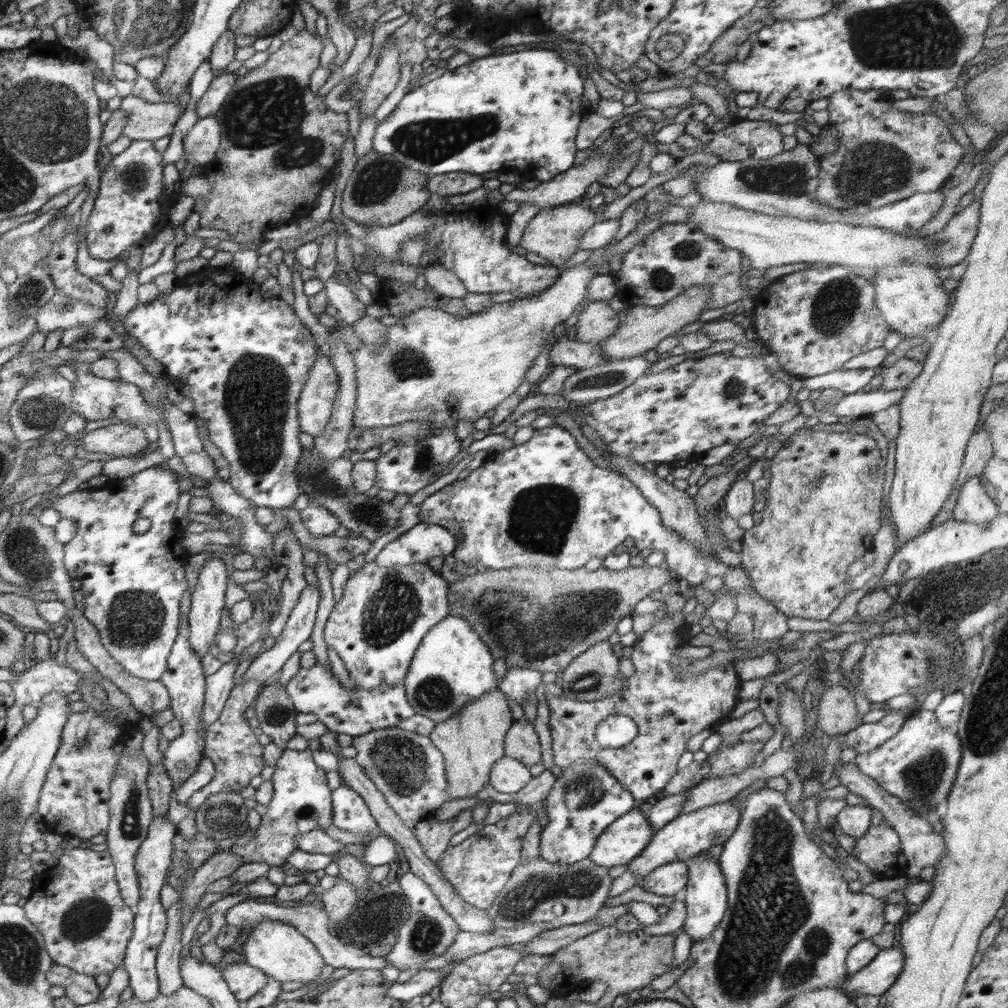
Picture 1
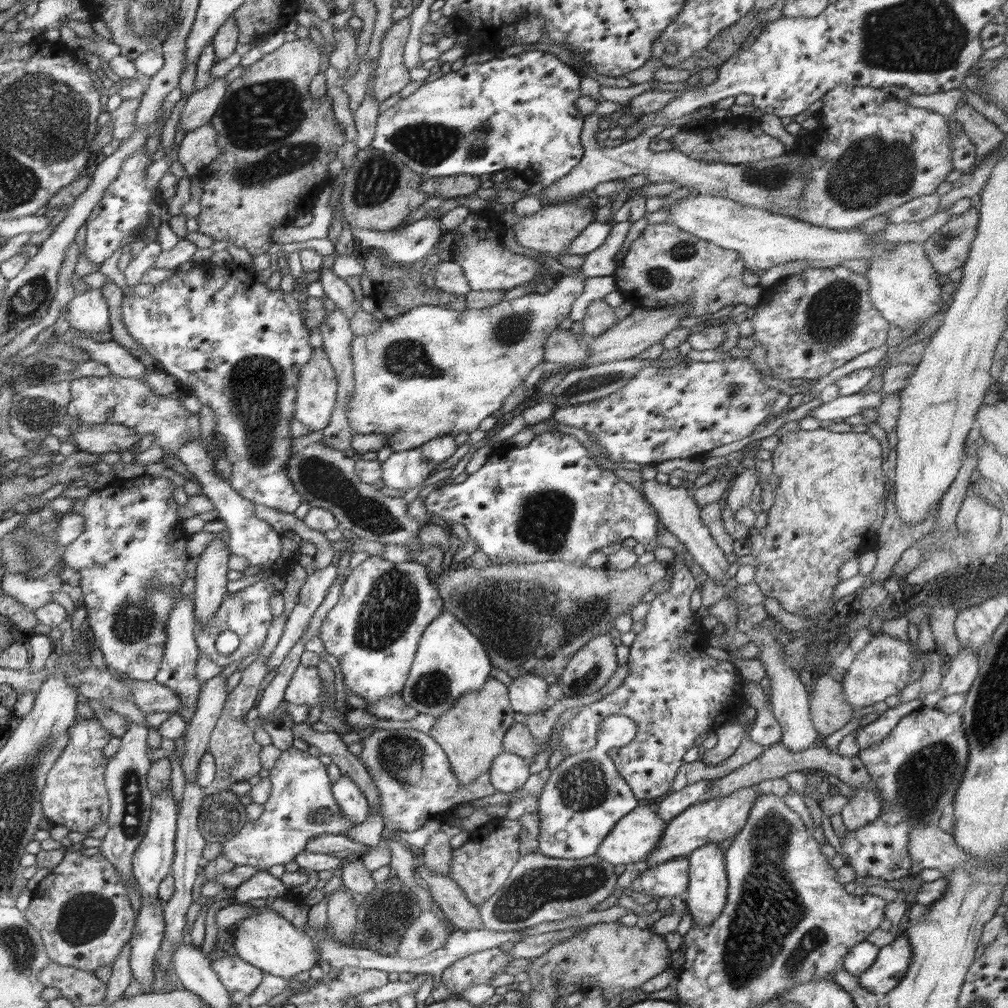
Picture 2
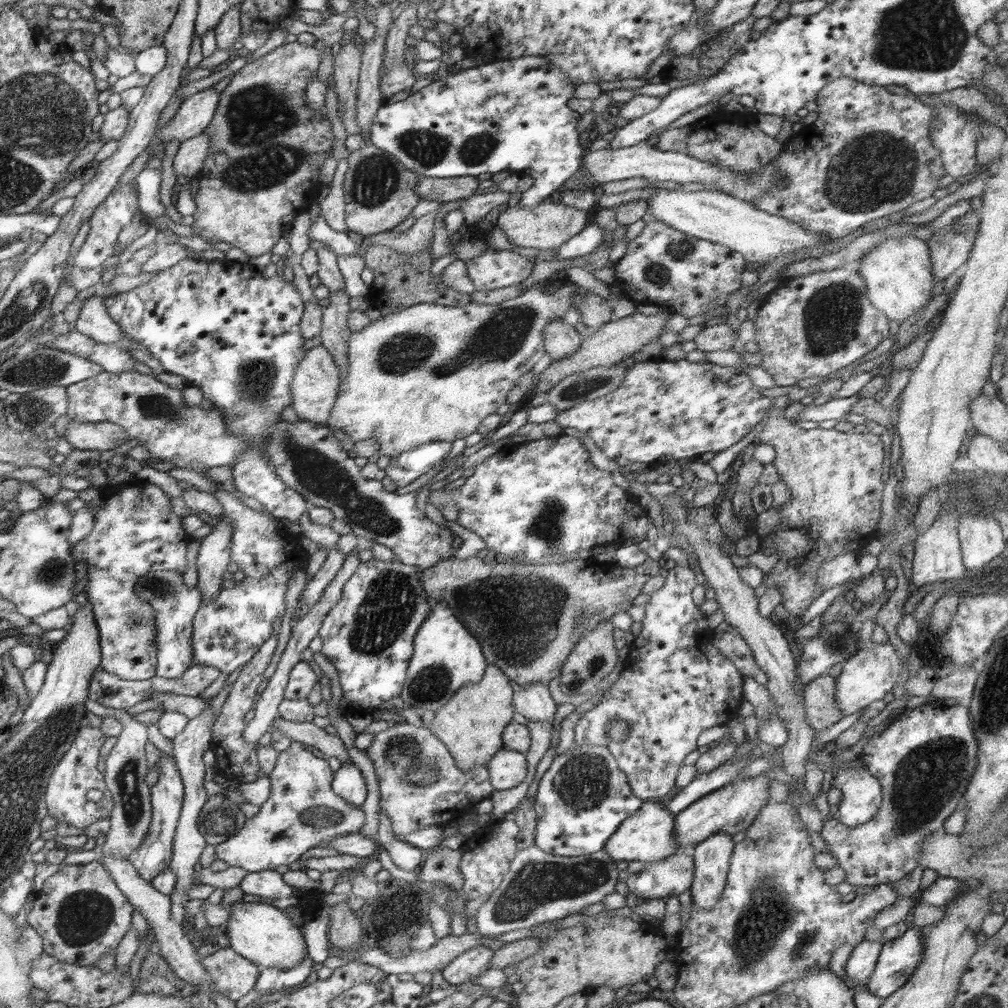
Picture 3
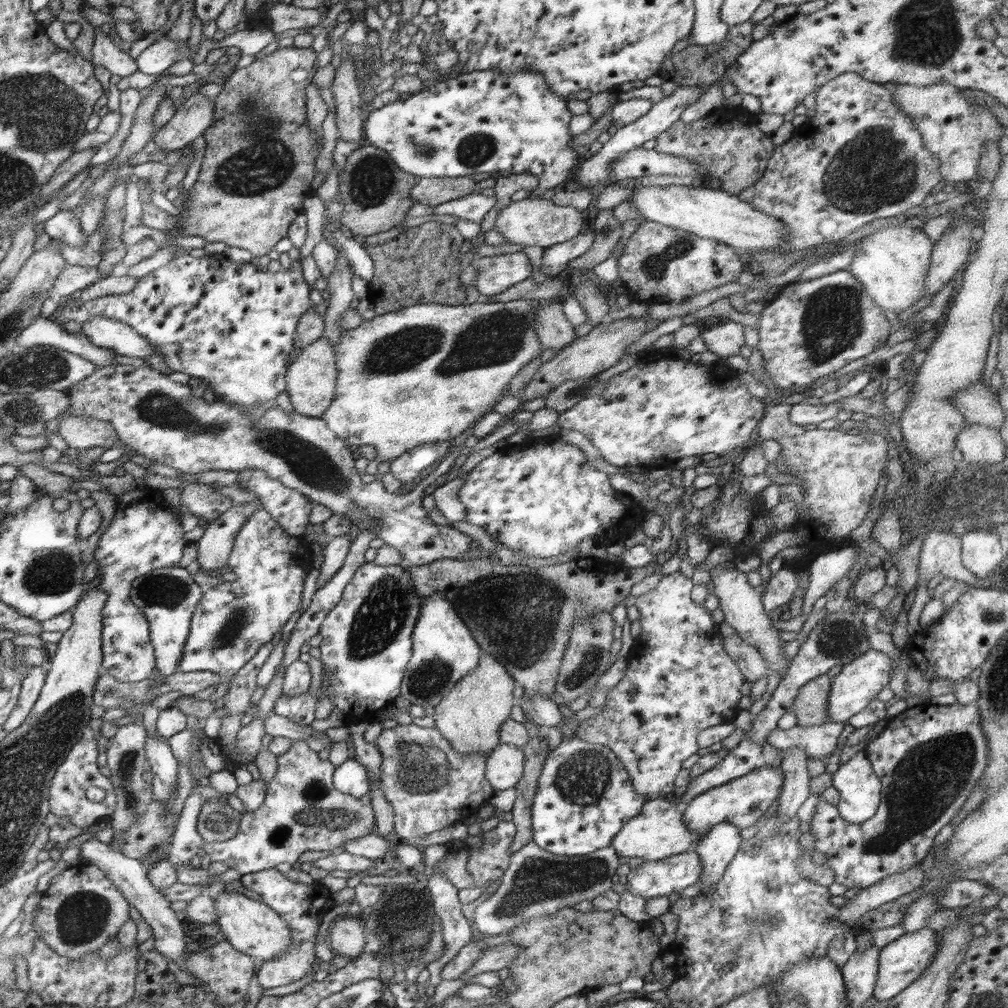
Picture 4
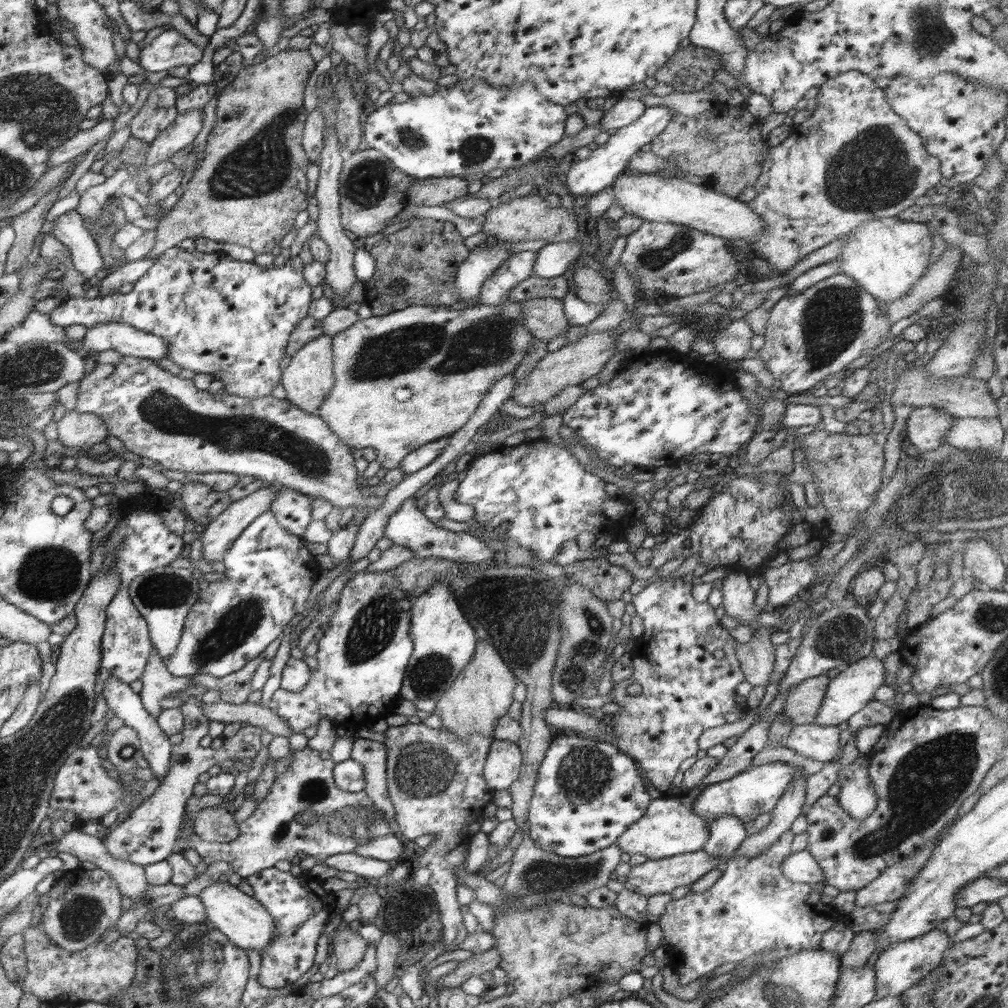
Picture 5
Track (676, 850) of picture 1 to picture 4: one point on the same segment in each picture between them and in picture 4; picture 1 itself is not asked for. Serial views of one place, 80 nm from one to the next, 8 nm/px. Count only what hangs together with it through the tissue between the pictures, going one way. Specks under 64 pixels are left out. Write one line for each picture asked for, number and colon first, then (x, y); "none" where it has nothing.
2: (713, 821)
3: (732, 809)
4: (743, 801)

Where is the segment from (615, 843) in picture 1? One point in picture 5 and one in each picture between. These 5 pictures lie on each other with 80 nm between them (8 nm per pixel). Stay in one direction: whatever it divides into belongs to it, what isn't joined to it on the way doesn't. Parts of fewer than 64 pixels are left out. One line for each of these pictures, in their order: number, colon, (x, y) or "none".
2: (633, 839)
3: (648, 836)
4: (659, 832)
5: (669, 828)

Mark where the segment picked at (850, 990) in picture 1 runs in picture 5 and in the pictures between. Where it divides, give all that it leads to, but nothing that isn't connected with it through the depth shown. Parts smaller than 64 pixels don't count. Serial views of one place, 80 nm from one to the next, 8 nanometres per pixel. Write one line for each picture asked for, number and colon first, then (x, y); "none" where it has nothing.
2: (892, 962)
3: (898, 959)
4: (900, 962)
5: (903, 965)

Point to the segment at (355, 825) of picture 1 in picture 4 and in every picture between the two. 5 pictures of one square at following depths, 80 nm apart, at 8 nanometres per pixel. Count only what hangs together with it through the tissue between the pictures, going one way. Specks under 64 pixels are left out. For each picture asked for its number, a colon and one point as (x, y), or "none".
2: (352, 803)
3: (348, 782)
4: (351, 777)

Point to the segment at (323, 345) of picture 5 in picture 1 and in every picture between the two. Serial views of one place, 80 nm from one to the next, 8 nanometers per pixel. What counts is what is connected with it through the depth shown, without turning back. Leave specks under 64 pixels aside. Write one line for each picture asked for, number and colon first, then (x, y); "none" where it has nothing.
1: (314, 406)
2: (316, 394)
3: (315, 384)
4: (311, 380)

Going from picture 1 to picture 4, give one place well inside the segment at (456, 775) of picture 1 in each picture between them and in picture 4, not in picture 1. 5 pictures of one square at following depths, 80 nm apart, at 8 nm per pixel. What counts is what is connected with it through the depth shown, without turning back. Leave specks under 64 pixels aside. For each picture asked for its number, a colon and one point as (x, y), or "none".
2: (471, 733)
3: (471, 724)
4: (469, 717)

